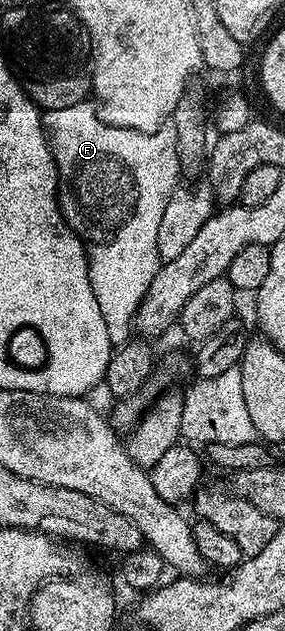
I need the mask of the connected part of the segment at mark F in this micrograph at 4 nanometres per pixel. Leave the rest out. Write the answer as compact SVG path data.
M83 101L74 103L74 107L62 107L62 111L47 111L43 114L44 132L48 135L48 144L52 147L54 163L56 164L56 201L60 204L60 213L64 221L84 242L84 251L88 254L88 274L90 287L94 287L94 299L98 299L98 307L102 307L102 319L106 319L106 331L110 335L113 346L119 347L134 333L136 309L142 303L154 275L162 264L158 255L158 226L162 219L162 211L166 211L166 203L170 203L170 195L177 189L176 181L182 176L180 160L176 151L176 132L171 127L161 127L153 133L134 131L126 127L114 127L101 119L95 104Z

